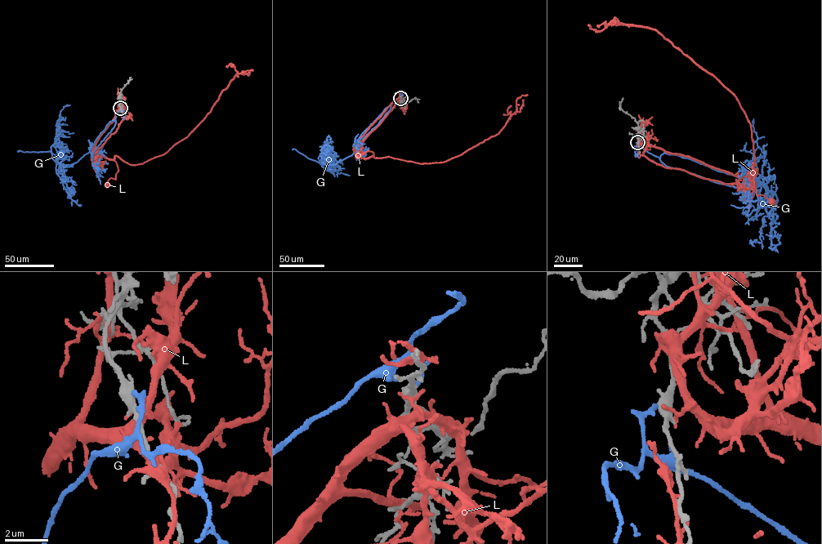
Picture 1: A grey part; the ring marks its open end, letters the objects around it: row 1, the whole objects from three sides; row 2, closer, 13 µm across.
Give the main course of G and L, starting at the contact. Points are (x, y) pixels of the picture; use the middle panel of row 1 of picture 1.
G: (400, 98), (391, 104), (351, 155), (335, 164), (319, 162), (328, 165), (331, 171), (349, 176)
L: (400, 98), (359, 147), (359, 154), (364, 158), (373, 155), (368, 150), (358, 157)

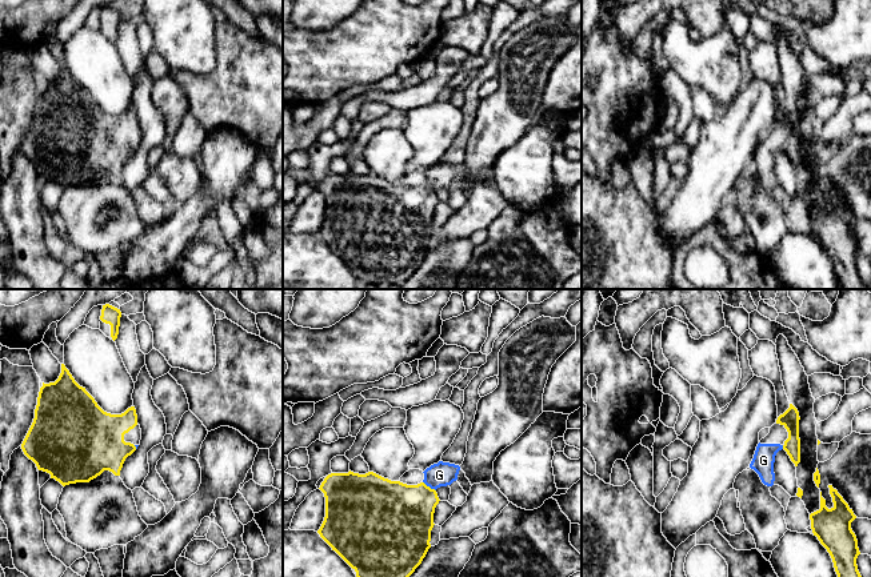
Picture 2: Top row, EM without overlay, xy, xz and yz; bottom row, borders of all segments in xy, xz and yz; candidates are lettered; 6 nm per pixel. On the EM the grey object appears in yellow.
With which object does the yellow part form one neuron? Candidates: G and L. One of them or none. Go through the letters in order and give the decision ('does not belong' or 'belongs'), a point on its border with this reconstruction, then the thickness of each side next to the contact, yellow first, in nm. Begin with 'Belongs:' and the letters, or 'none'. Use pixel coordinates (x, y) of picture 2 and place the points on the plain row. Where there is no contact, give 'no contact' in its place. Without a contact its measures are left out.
Belongs: G
G: belongs; contact xz (428, 188); calibres 400 and 140 nm
L: does not belong; no contact

